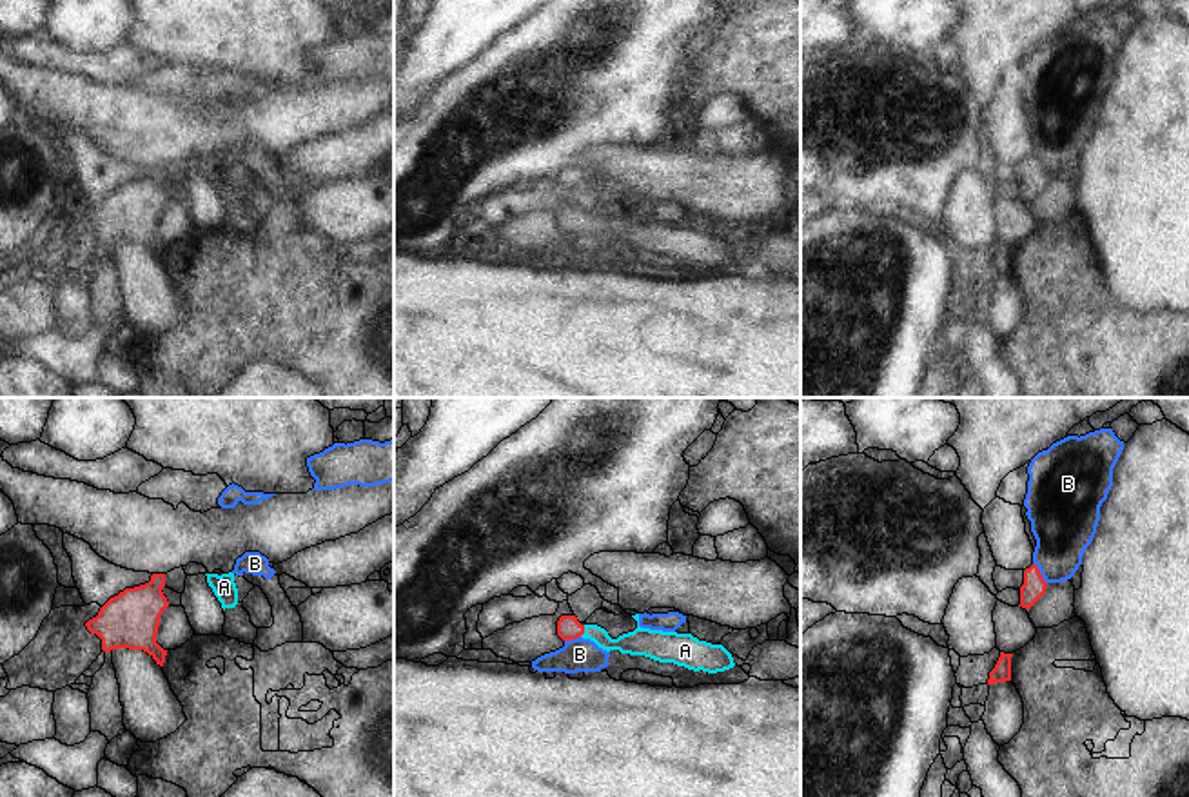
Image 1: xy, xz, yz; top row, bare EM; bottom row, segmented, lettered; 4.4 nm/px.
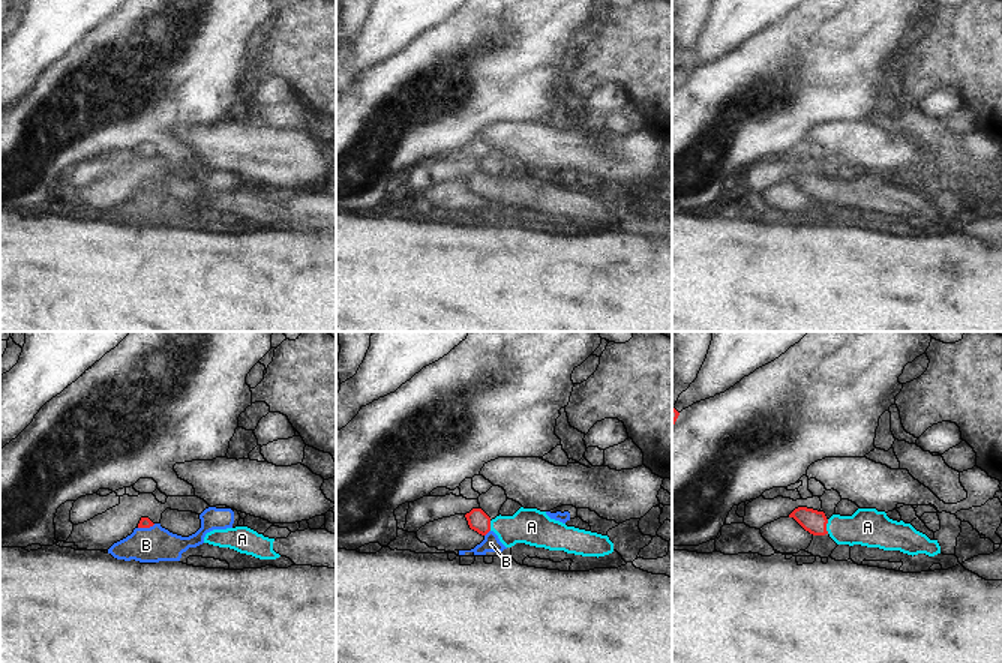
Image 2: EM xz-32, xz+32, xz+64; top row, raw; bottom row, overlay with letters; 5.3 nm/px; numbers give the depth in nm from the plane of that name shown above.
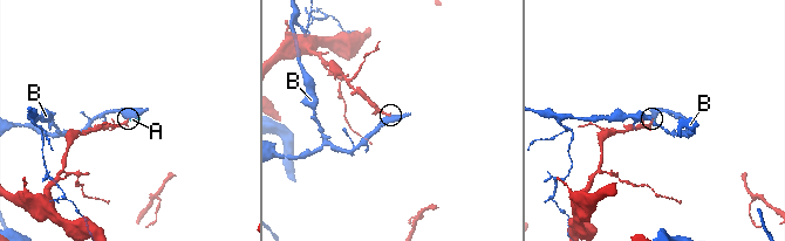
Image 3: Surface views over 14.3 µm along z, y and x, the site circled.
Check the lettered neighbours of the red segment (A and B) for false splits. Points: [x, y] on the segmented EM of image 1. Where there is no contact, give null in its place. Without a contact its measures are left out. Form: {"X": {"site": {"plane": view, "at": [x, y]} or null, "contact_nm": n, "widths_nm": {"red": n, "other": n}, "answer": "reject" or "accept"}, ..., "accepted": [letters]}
{"A": {"site": {"plane": "xz", "at": [583, 630]}, "contact_nm": 60, "widths_nm": {"red": 100, "other": 110}, "answer": "accept"}, "B": {"site": {"plane": "yz", "at": [1041, 574]}, "contact_nm": 110, "widths_nm": {"red": 100, "other": 280}, "answer": "reject"}, "accepted": ["A"]}

